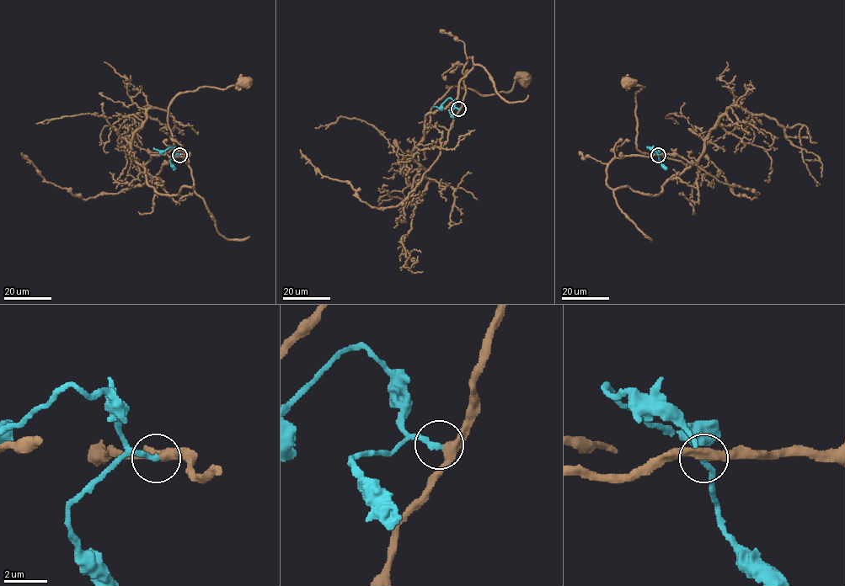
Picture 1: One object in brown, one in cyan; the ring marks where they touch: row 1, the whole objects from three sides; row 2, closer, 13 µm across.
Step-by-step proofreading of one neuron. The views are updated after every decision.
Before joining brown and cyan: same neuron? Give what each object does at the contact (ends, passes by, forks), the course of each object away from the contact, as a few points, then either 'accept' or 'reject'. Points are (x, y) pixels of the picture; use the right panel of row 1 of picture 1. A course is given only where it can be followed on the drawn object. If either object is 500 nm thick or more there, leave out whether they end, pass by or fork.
brown passes by | cyan ends | brown via (658, 155), (614, 157), (606, 183), (656, 194), (690, 165), (636, 147), (635, 94), (644, 86), (626, 82) | cyan via (658, 155), (648, 146), (655, 151), (656, 149) | accept

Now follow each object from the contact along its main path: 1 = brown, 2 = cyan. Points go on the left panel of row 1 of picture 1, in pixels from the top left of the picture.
1: (179, 155), (187, 155), (194, 189), (158, 193), (142, 165), (173, 147), (169, 103), (203, 86), (245, 82)
2: (179, 155), (170, 146), (162, 151), (153, 149)

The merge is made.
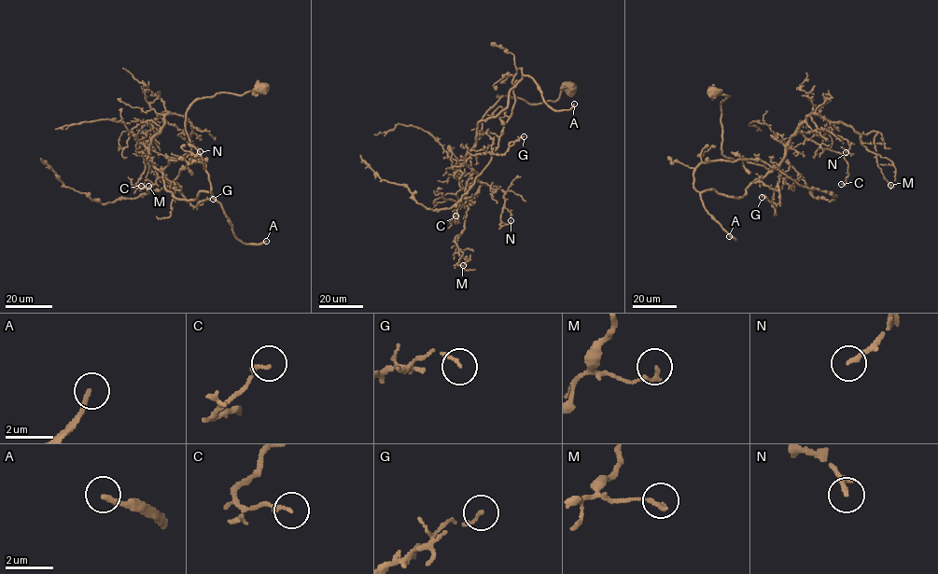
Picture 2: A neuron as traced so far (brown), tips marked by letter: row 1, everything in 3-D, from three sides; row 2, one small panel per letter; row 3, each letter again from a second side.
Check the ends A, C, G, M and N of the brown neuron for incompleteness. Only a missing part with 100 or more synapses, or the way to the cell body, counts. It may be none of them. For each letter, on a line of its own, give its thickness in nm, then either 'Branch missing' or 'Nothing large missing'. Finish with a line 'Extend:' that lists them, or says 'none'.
A: Thickness 200 nm. Branch missing
C: Thickness 180 nm. Nothing large missing
G: Thickness 140 nm. Nothing large missing
M: Thickness 180 nm. Nothing large missing
N: Thickness 200 nm. Nothing large missing
Extend: A

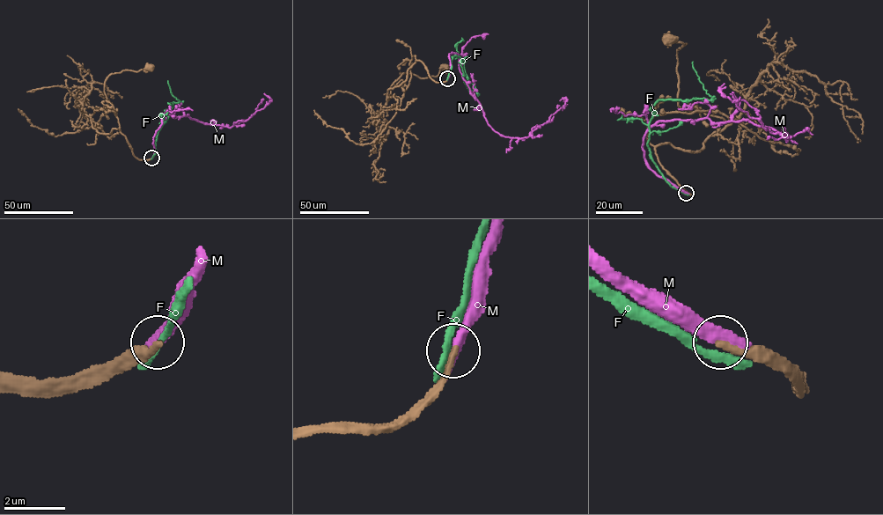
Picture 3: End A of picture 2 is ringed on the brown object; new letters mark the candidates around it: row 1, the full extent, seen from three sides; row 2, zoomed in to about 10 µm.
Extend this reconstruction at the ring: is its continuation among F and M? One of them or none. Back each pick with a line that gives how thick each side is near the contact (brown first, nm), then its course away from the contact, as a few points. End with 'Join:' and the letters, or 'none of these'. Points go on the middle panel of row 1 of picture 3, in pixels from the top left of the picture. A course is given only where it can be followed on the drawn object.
M: 320 nm thick on the brown side, 320 nm on the other; it runs (447, 78), (449, 54), (457, 53), (463, 79), (487, 123), (506, 136), (527, 137), (566, 99), (560, 100)
Join: M

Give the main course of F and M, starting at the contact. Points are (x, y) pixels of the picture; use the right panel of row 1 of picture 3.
F: (688, 194), (665, 180), (647, 143), (653, 112), (650, 109), (660, 99), (712, 98), (699, 81), (692, 62)
M: (687, 194), (644, 158), (643, 136), (660, 121), (749, 120), (788, 138), (740, 109), (721, 91), (724, 83)

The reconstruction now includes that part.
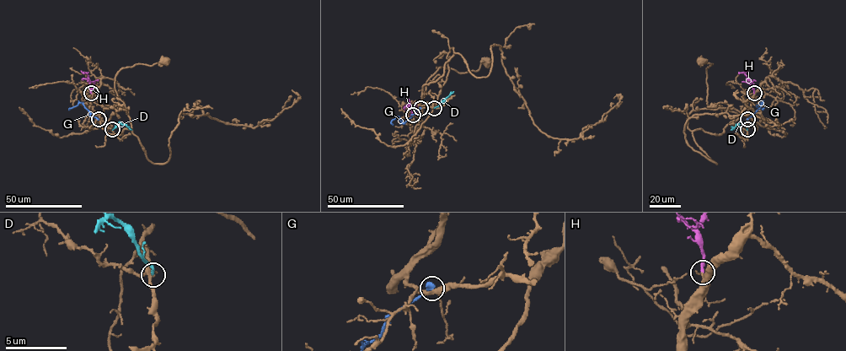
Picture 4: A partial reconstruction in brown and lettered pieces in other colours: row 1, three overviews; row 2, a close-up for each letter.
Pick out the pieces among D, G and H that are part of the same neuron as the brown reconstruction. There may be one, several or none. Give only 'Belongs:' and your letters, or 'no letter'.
Belongs: H

